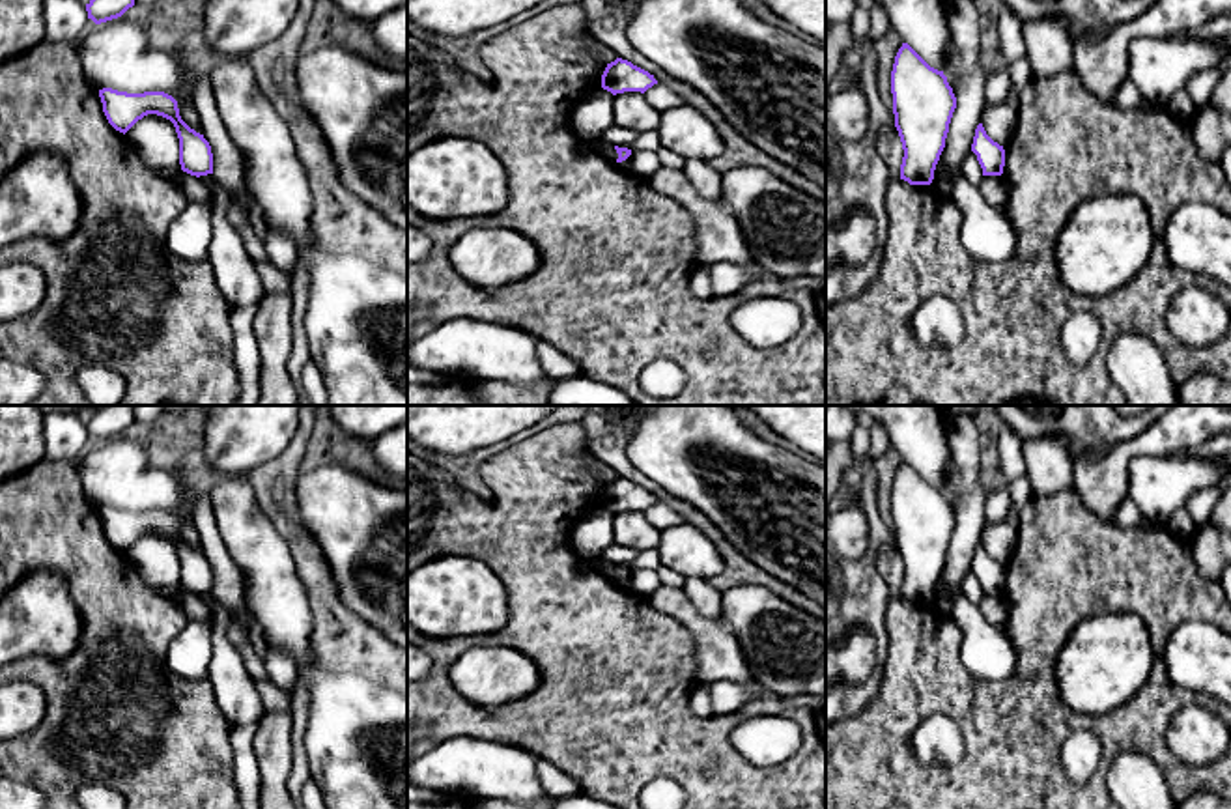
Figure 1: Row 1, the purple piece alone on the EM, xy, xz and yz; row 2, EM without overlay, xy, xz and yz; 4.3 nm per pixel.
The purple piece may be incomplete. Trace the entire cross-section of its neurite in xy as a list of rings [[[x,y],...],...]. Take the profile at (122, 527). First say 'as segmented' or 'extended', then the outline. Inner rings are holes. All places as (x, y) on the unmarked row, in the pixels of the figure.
as segmented; [[[103,506],[99,516],[108,542],[123,553],[148,532],[170,538],[179,557],[181,589],[196,596],[213,592],[209,561],[181,538],[177,519],[172,514],[164,510],[127,512]]]

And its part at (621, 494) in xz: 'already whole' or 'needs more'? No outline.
already whole

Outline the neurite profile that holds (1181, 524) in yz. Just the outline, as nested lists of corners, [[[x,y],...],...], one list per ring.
[[[1182,508],[1179,510],[1171,519],[1169,523],[1166,525],[1167,531],[1171,534],[1175,534],[1177,538],[1181,540],[1190,540],[1197,523],[1192,519],[1192,516]]]

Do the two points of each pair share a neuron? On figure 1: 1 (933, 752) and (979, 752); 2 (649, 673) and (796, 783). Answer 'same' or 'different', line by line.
1: different
2: same

